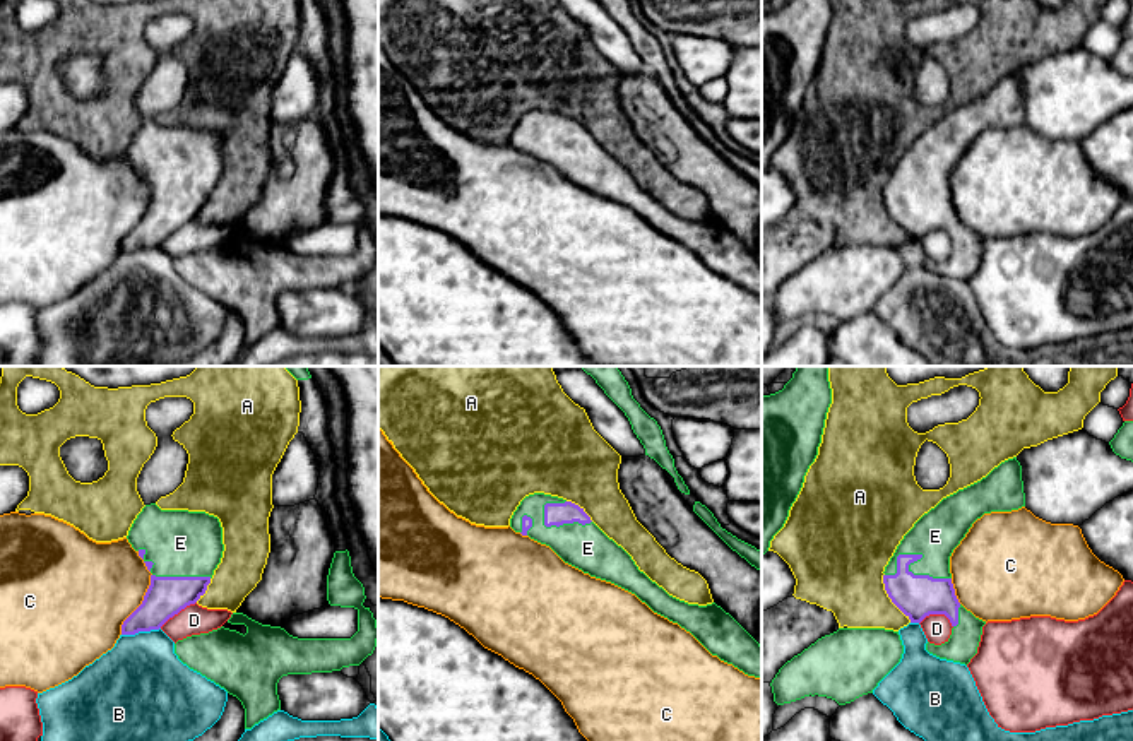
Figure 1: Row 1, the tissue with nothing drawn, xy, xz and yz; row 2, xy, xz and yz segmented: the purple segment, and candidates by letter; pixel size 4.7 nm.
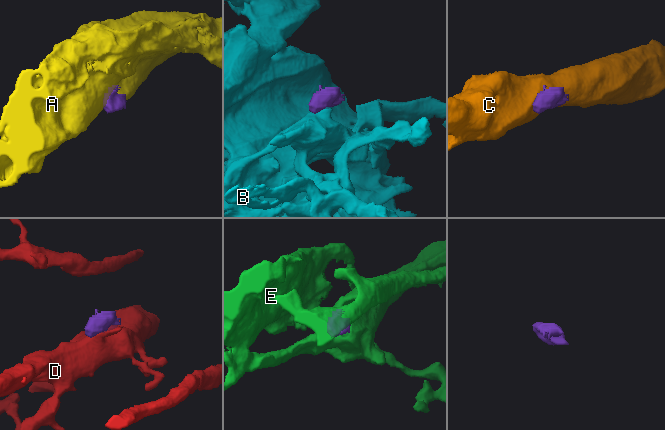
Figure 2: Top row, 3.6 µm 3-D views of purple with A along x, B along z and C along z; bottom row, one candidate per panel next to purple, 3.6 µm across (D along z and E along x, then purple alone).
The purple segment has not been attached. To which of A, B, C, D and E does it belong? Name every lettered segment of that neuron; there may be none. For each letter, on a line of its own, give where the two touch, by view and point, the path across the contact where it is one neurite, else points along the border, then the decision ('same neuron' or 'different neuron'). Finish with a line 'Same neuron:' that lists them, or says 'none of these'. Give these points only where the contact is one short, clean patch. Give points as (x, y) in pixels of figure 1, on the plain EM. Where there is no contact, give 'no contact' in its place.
A: yz (889, 213) | different neuron
B: xy (141, 247) | along xy (160, 243), (149, 248), (122, 252) | different neuron
C: xy (146, 209) | different neuron
D: yz (938, 230) | along yz (919, 240), (930, 231), (943, 231), (952, 243) | different neuron
E: yz (918, 175) | same neuron
Same neuron: E

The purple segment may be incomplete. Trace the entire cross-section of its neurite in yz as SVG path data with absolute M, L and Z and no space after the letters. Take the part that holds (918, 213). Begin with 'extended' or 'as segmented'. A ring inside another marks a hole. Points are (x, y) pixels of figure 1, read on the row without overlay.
extended; M1013 74L981 98L943 115L897 163L883 188L885 207L892 219L911 240L921 240L929 231L945 231L953 243L945 260L926 260L929 270L965 282L977 270L986 238L958 219L950 173L984 130L1022 123L1025 123L1022 82Z

